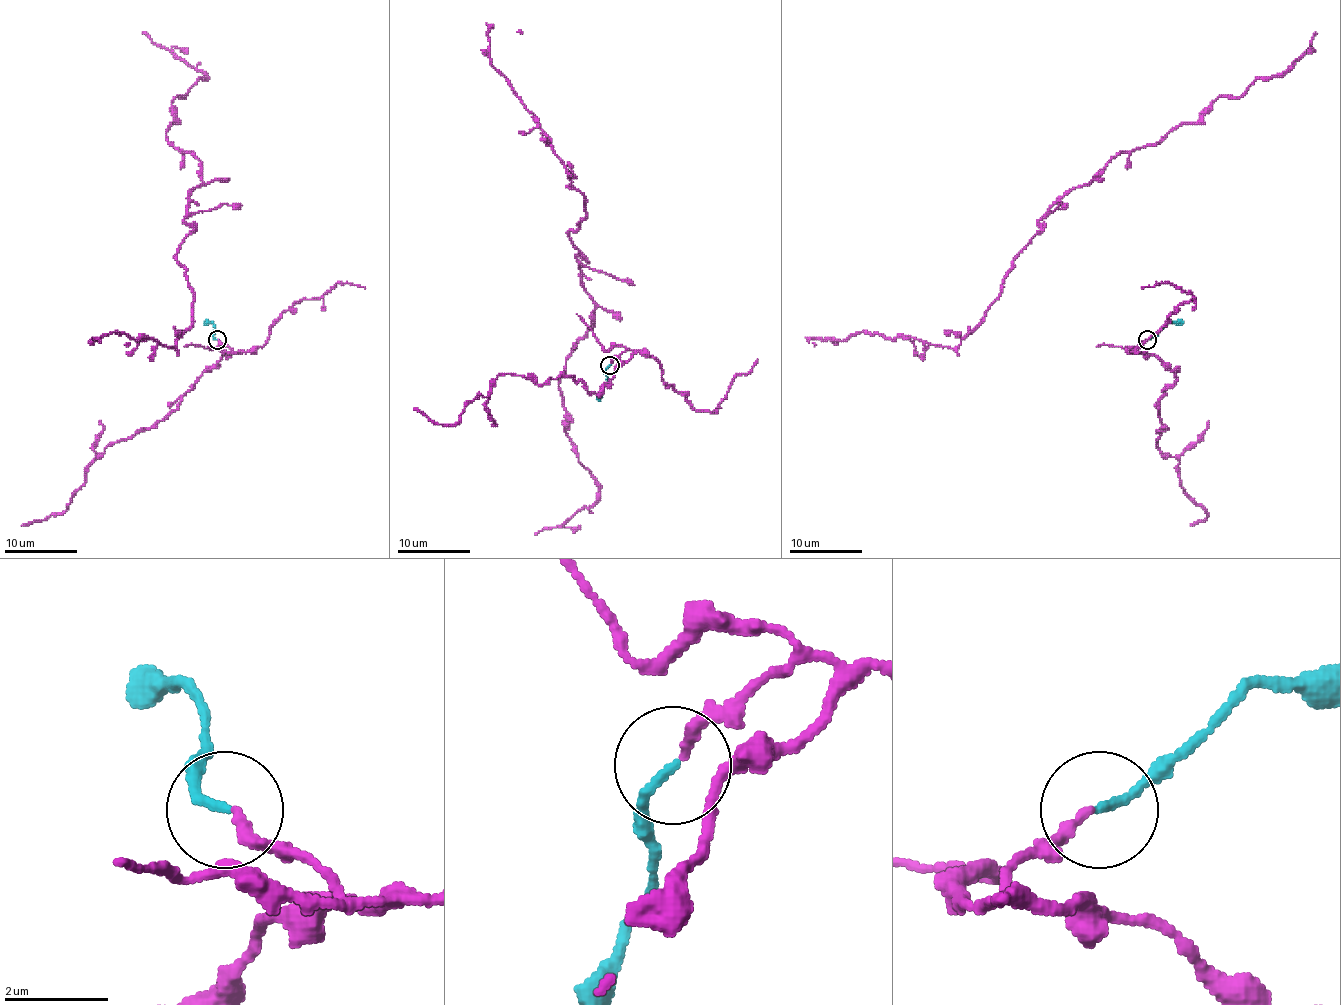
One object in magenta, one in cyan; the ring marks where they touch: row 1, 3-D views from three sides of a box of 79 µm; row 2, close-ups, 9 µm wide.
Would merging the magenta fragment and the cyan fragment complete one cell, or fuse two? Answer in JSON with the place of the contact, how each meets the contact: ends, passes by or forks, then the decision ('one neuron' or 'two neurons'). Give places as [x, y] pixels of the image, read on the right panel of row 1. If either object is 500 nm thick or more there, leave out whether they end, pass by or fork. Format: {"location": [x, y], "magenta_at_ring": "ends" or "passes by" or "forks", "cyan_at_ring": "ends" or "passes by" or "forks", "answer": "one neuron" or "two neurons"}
{"location": [1147, 340], "magenta_at_ring": "ends", "cyan_at_ring": "ends", "answer": "one neuron"}

